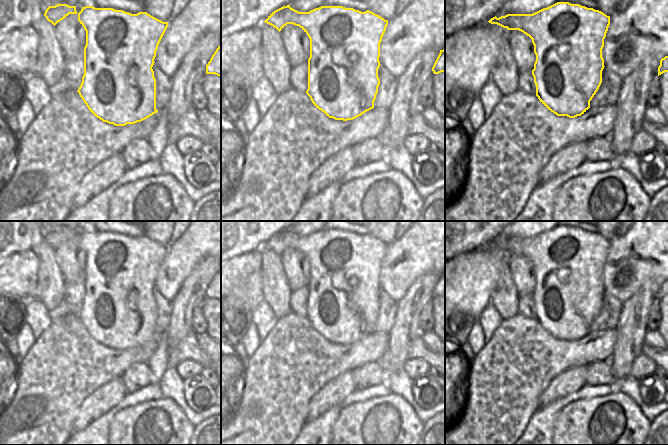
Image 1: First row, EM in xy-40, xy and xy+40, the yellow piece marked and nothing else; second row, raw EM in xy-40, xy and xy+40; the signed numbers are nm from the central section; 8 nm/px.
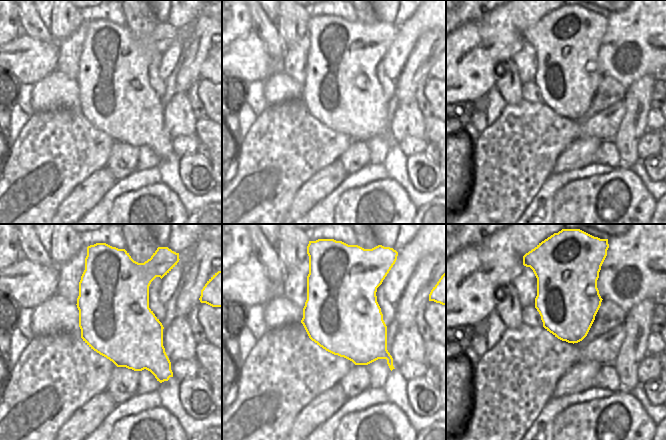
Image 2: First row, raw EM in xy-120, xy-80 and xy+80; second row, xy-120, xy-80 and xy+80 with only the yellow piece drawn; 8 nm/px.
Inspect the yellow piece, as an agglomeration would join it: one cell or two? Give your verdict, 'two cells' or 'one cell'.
one cell

